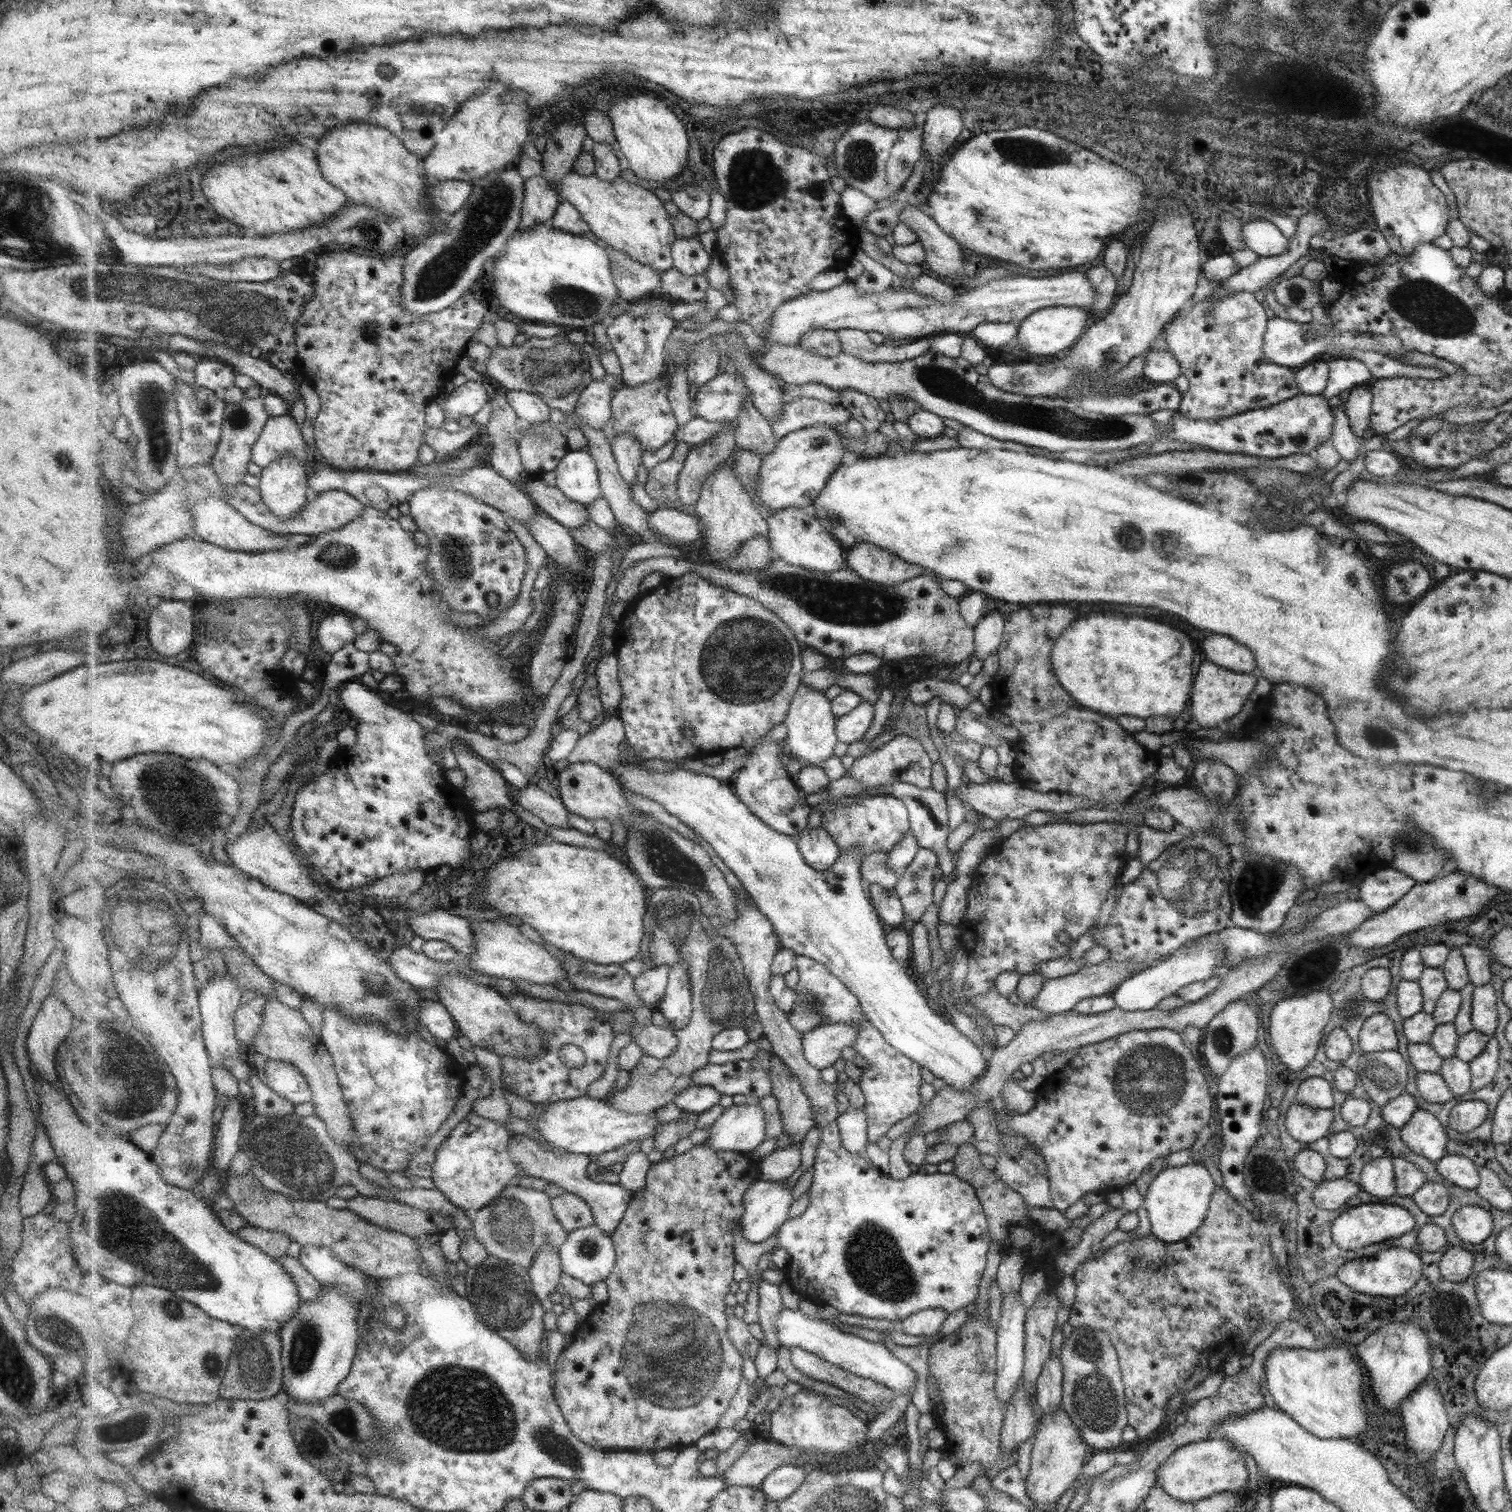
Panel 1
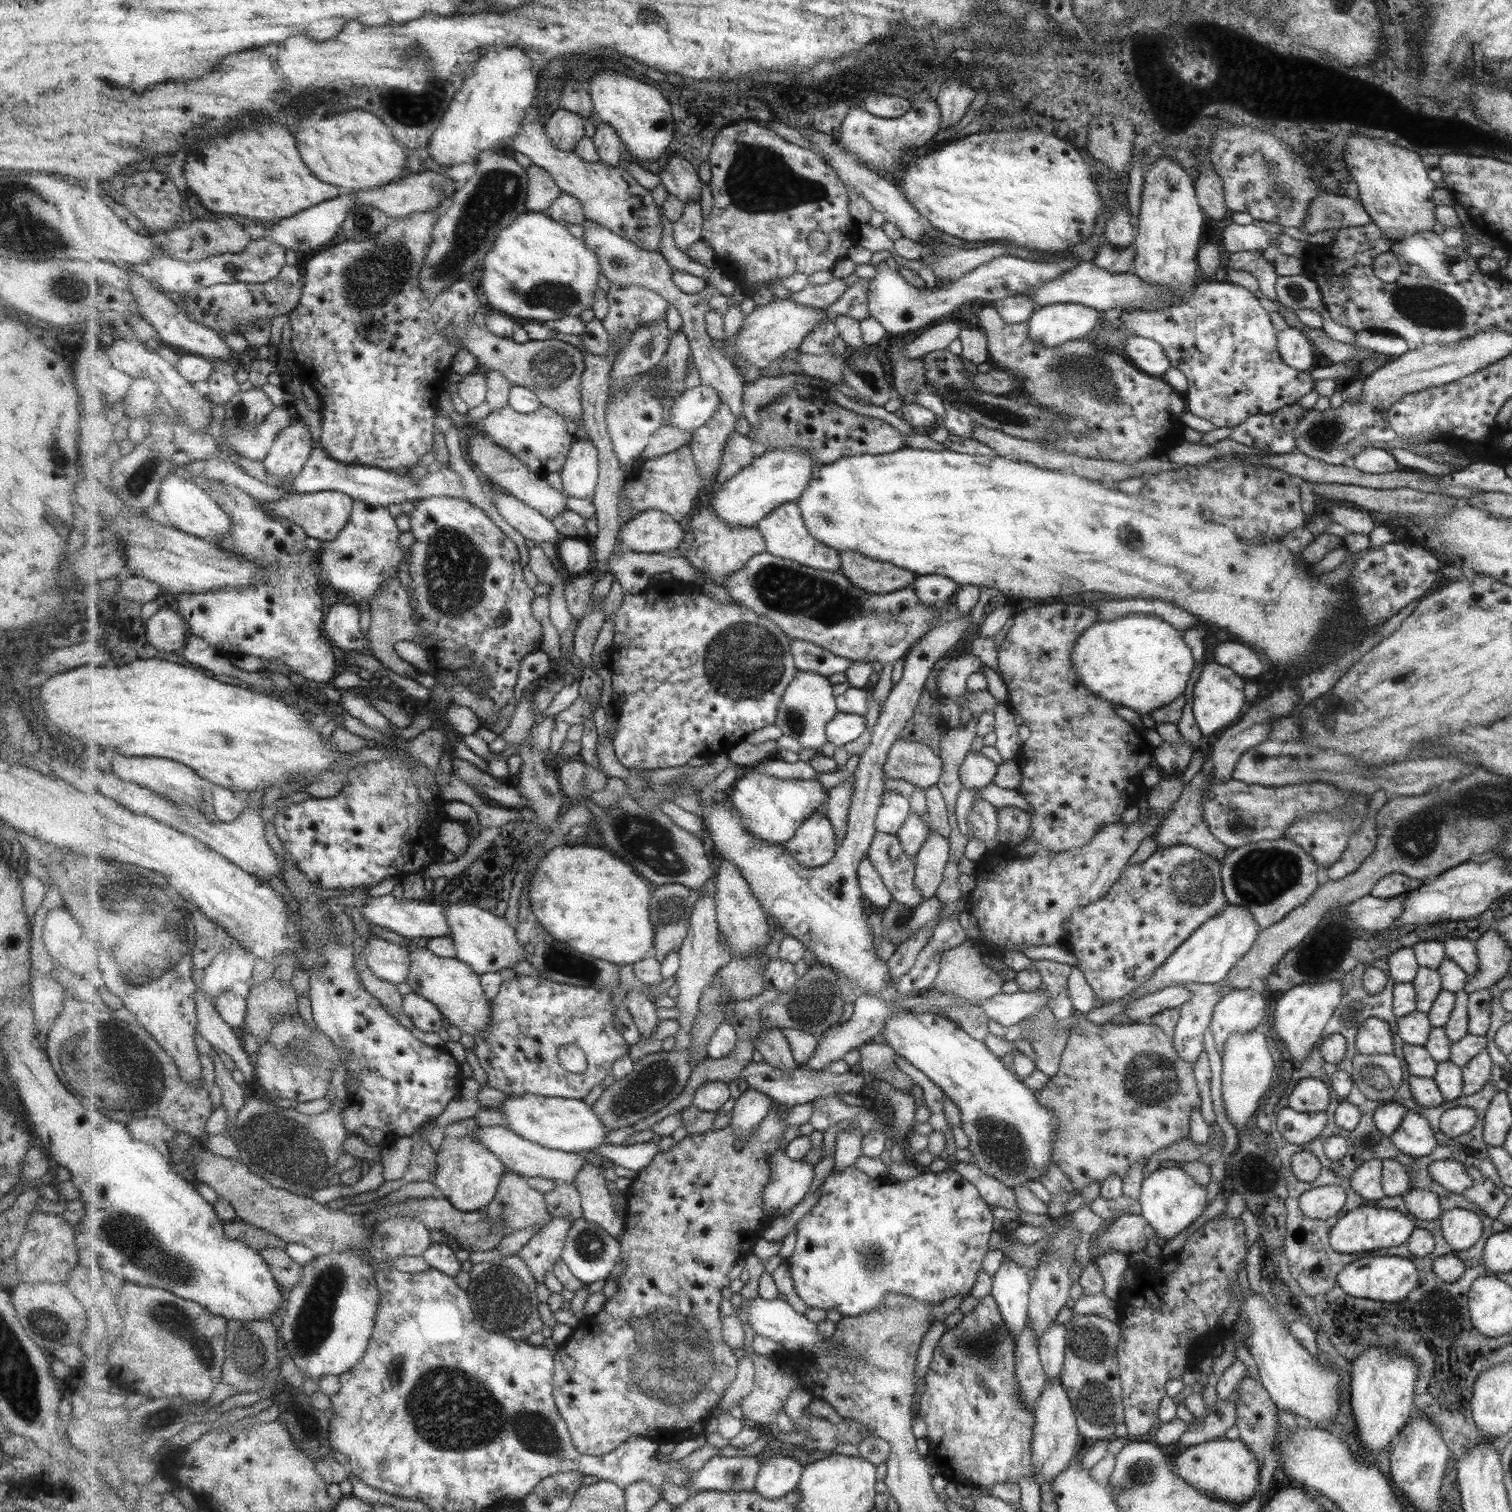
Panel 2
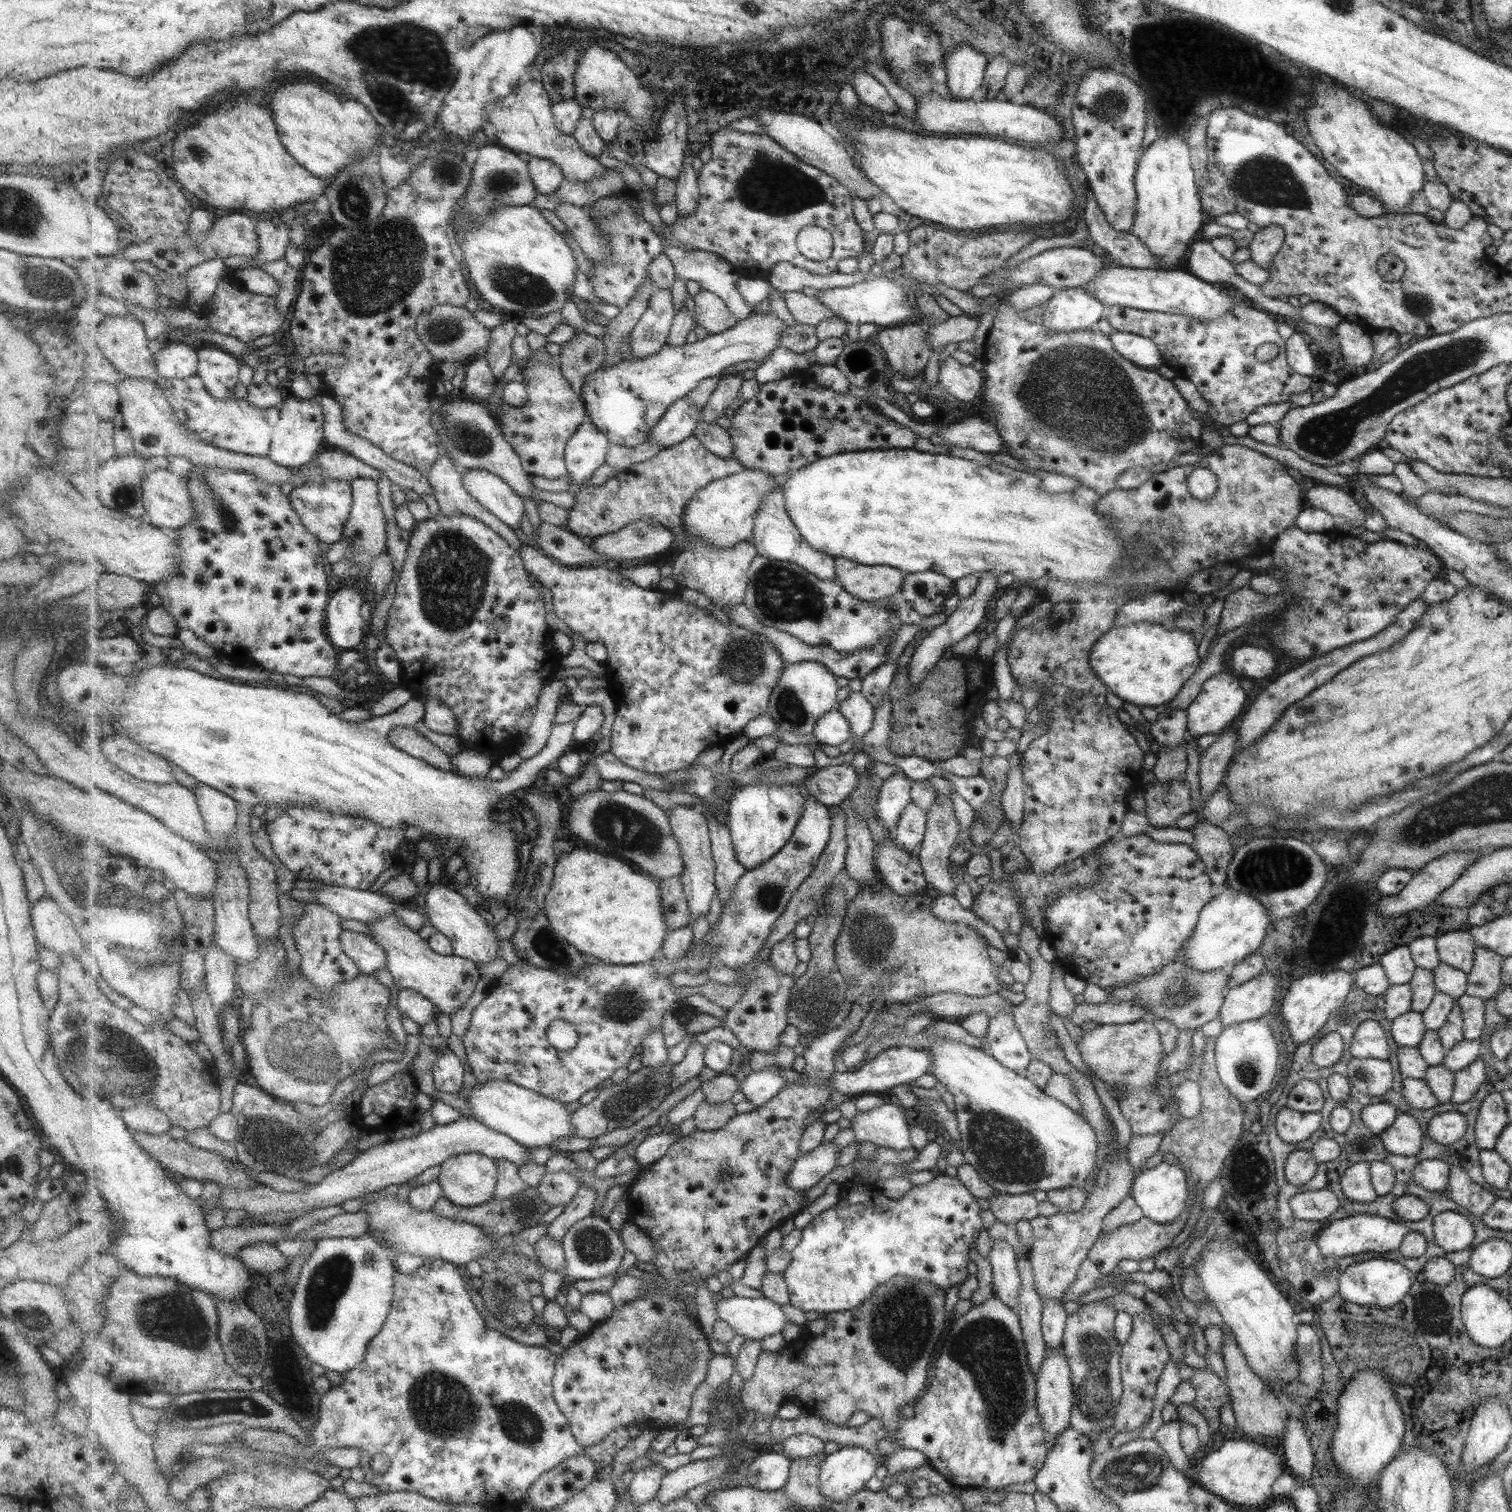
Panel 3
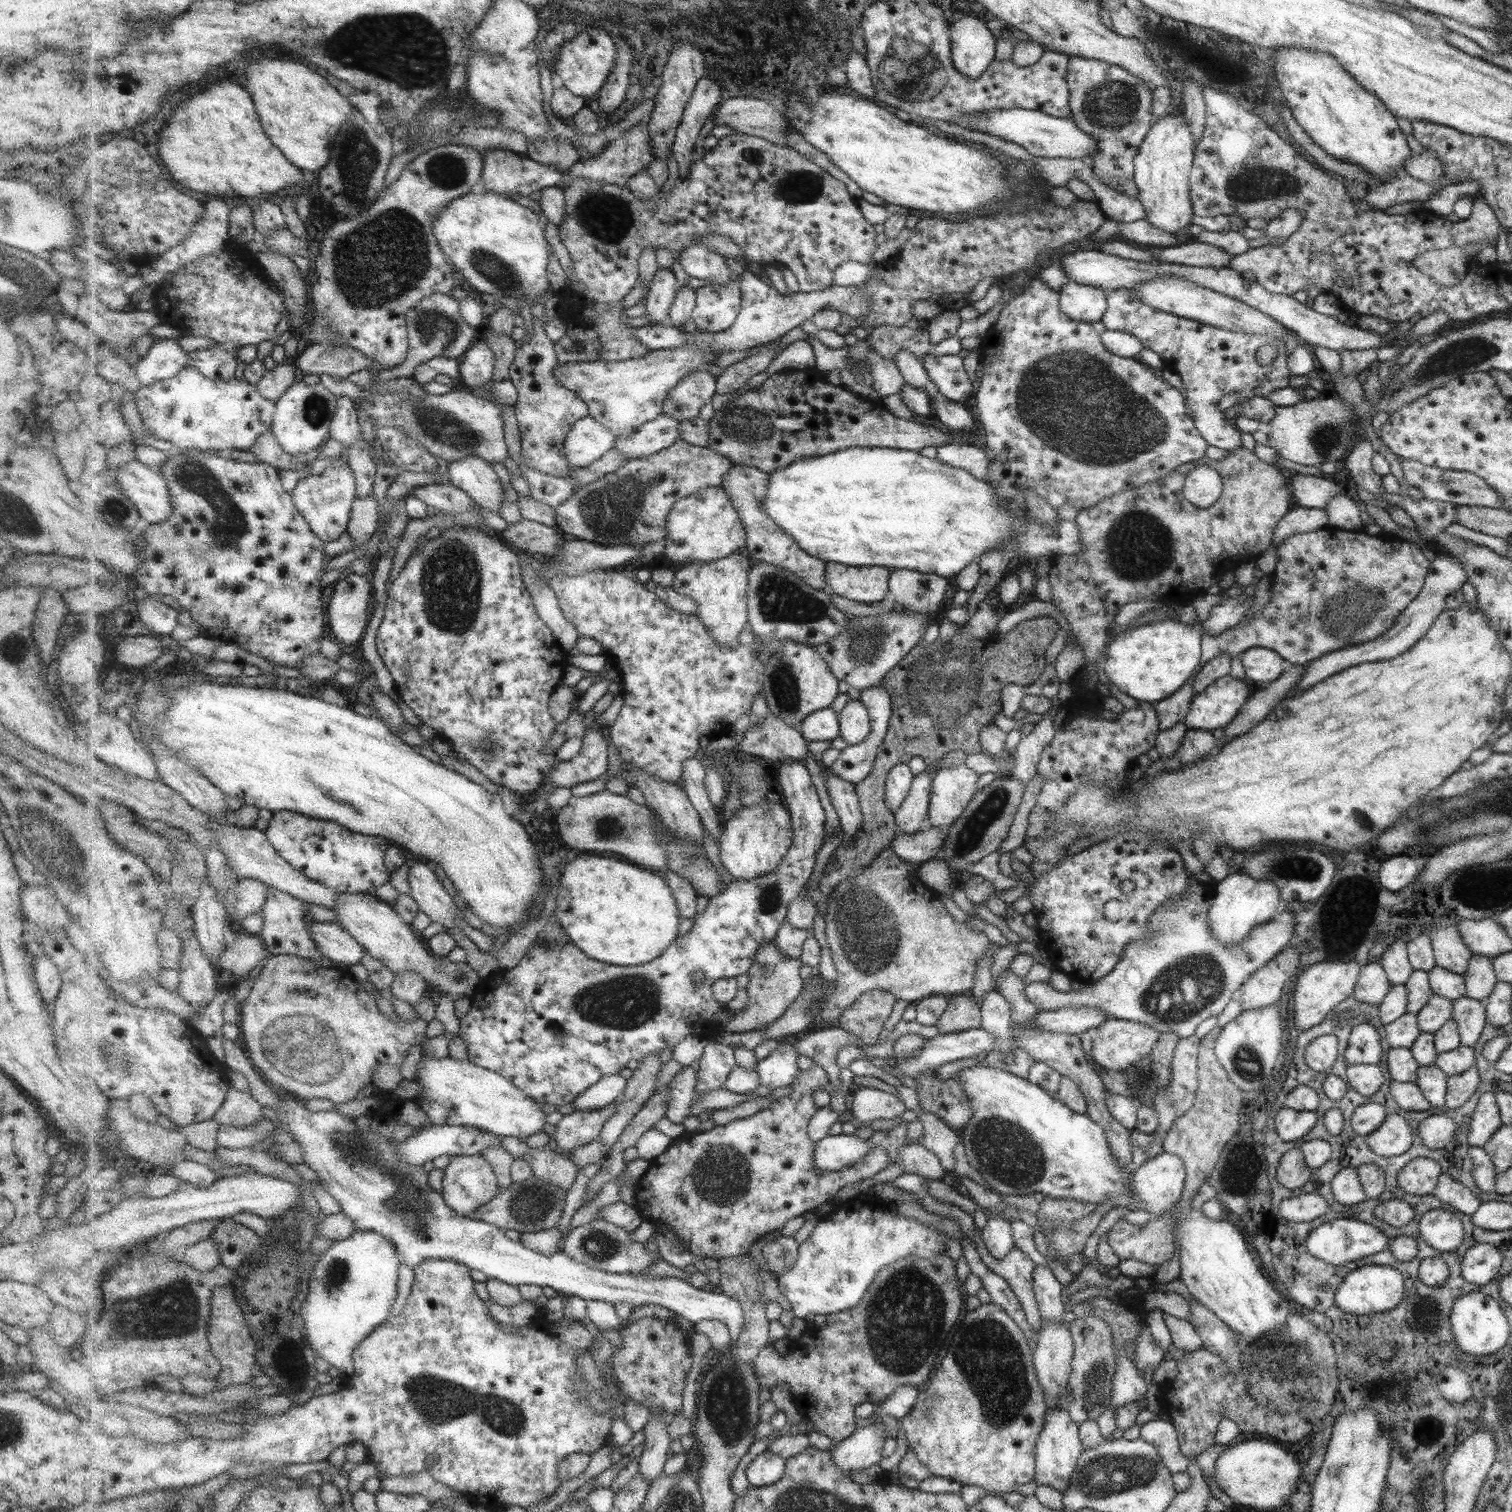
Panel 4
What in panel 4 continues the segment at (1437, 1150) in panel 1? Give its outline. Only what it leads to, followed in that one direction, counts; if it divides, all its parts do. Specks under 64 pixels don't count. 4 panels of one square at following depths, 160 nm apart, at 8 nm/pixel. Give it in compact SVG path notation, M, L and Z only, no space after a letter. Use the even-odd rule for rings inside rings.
M1386 1113L1379 1128L1365 1137L1365 1144L1377 1156L1394 1157L1409 1148L1412 1138L1411 1130L1401 1115Z

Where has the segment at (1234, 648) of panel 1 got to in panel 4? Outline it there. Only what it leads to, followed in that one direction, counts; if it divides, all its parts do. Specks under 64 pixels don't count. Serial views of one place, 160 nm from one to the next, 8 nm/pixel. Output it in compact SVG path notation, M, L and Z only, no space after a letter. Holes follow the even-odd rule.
M1265 648L1248 649L1241 653L1245 676L1253 682L1268 684L1279 678L1284 658Z

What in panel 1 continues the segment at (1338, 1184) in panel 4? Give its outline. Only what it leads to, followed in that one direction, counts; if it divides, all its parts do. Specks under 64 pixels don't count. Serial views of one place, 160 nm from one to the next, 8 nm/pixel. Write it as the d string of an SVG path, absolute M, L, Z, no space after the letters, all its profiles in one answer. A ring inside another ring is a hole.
M1391 1157L1372 1158L1362 1166L1358 1176L1360 1190L1384 1200L1394 1194L1393 1167Z

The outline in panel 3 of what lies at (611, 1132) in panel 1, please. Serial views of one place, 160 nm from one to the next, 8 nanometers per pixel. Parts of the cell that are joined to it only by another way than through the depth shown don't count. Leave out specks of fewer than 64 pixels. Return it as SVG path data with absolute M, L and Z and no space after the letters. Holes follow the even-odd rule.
M495 1080L495 1082L477 1083L466 1097L472 1116L478 1122L513 1138L524 1147L550 1148L553 1142L563 1137L575 1136L575 1127L571 1125L572 1114L567 1112L563 1103L513 1082Z

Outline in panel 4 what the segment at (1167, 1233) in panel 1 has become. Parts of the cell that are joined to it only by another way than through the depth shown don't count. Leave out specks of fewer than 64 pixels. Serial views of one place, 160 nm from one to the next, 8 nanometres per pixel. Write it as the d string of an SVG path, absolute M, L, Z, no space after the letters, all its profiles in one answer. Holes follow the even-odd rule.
M1163 1151L1153 1158L1147 1158L1146 1161L1133 1169L1131 1208L1139 1209L1154 1214L1161 1215L1171 1210L1182 1197L1183 1176L1186 1176L1186 1170L1183 1170L1183 1162L1178 1156Z

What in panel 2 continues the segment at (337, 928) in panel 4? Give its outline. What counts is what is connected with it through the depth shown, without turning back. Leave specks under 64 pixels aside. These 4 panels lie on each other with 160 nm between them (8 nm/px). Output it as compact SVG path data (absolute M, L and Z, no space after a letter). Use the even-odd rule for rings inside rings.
M380 937L362 939L362 955L368 968L381 980L399 984L409 974L408 949Z

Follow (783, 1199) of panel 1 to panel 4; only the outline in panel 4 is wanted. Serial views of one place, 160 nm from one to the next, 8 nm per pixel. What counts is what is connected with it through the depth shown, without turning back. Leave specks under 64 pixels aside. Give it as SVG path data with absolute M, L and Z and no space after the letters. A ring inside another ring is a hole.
M827 1136L817 1143L814 1163L822 1171L838 1171L855 1166L872 1150L875 1144L859 1136Z

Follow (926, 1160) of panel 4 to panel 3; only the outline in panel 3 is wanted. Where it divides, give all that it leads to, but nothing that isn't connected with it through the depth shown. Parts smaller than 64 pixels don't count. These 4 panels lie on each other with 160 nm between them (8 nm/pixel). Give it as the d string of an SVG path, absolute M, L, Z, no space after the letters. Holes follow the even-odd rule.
M885 1104L865 1113L856 1113L851 1127L856 1141L873 1143L893 1150L911 1148L903 1112L893 1104Z

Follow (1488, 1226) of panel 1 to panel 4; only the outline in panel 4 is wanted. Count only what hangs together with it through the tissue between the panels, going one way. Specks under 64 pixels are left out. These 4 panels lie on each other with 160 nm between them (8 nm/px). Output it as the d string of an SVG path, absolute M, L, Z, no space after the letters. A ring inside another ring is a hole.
M1442 1209L1423 1214L1417 1223L1417 1231L1423 1242L1437 1252L1455 1250L1463 1238L1459 1219Z

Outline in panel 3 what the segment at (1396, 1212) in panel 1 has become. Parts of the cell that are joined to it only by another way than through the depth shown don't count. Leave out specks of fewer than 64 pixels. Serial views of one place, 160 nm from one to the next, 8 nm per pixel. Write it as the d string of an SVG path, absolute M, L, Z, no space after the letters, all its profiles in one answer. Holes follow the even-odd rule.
M1356 1215L1331 1222L1325 1226L1315 1239L1316 1248L1320 1256L1332 1256L1332 1258L1343 1258L1343 1256L1380 1256L1389 1250L1398 1248L1398 1244L1407 1232L1401 1223L1391 1222L1381 1216Z

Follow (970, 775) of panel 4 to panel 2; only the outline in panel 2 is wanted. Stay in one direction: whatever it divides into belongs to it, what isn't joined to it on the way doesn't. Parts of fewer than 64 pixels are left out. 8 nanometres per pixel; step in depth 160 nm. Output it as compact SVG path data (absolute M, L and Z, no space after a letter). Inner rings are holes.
M929 833L913 857L914 885L922 894L922 902L935 894L949 858L948 850L949 843L945 835Z

